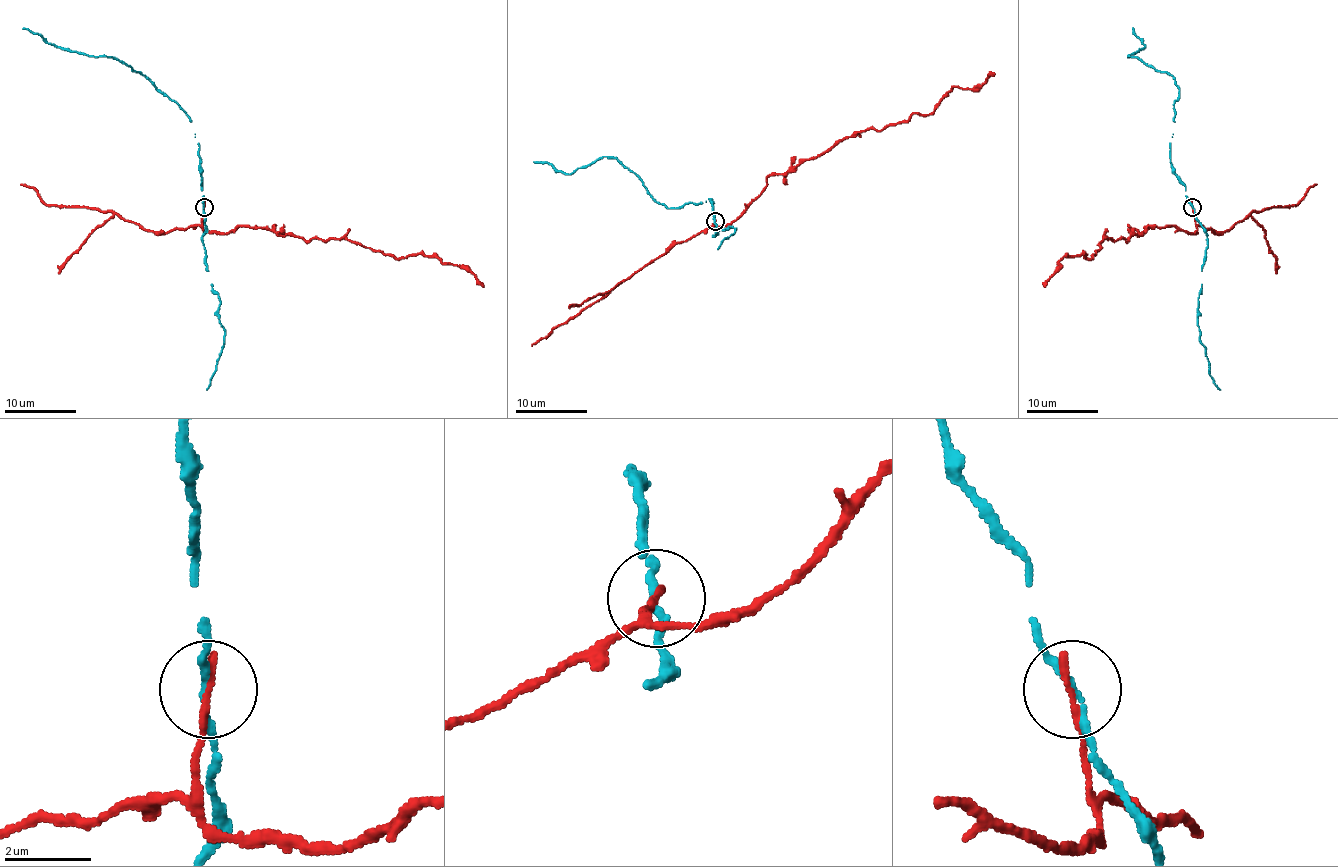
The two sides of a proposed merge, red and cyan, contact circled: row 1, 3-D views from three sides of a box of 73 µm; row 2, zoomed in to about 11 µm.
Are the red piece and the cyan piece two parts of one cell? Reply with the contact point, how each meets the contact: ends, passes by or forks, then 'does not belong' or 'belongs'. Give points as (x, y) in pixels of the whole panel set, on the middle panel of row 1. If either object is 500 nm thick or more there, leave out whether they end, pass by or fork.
at (715, 221); red ends there; cyan passes by; does not belong

